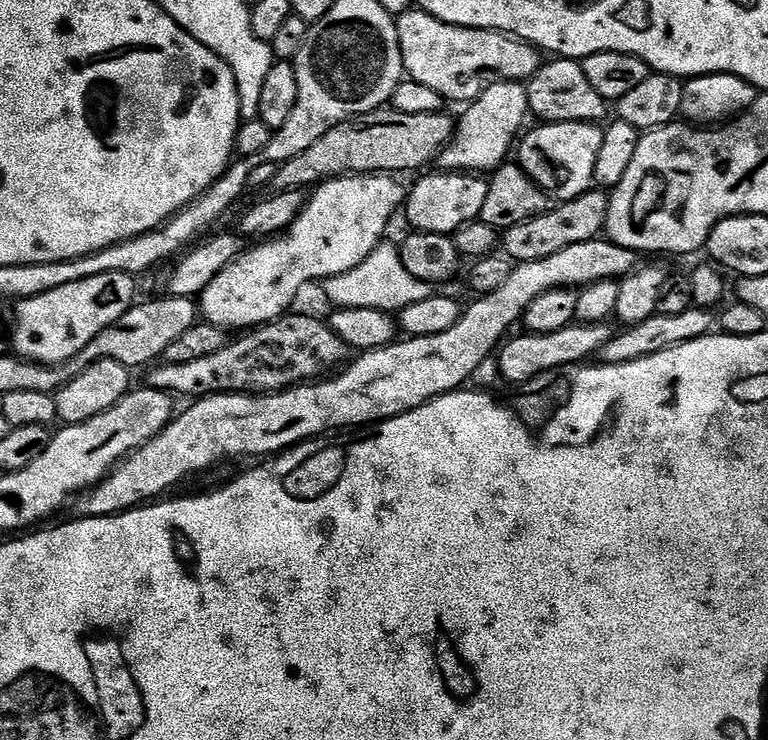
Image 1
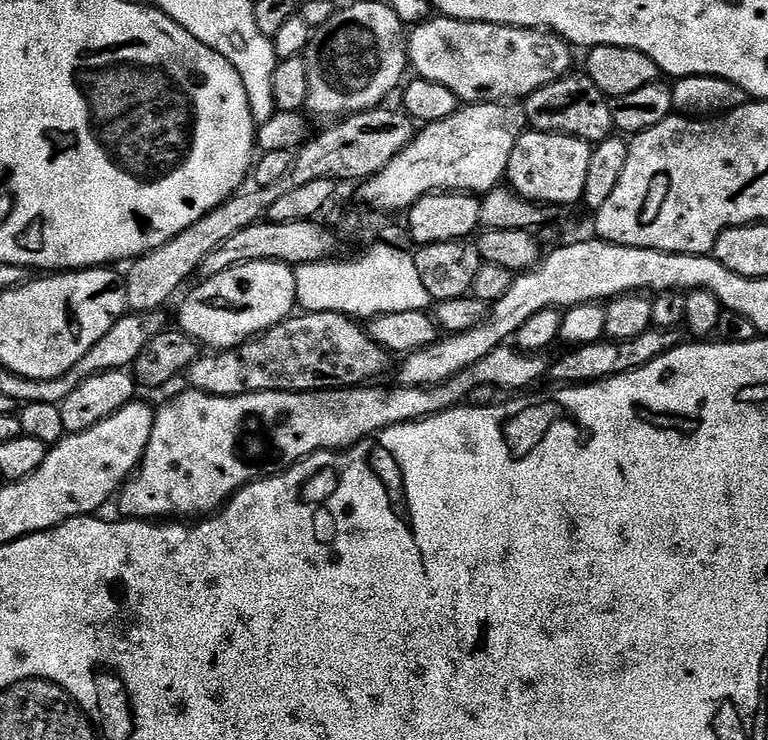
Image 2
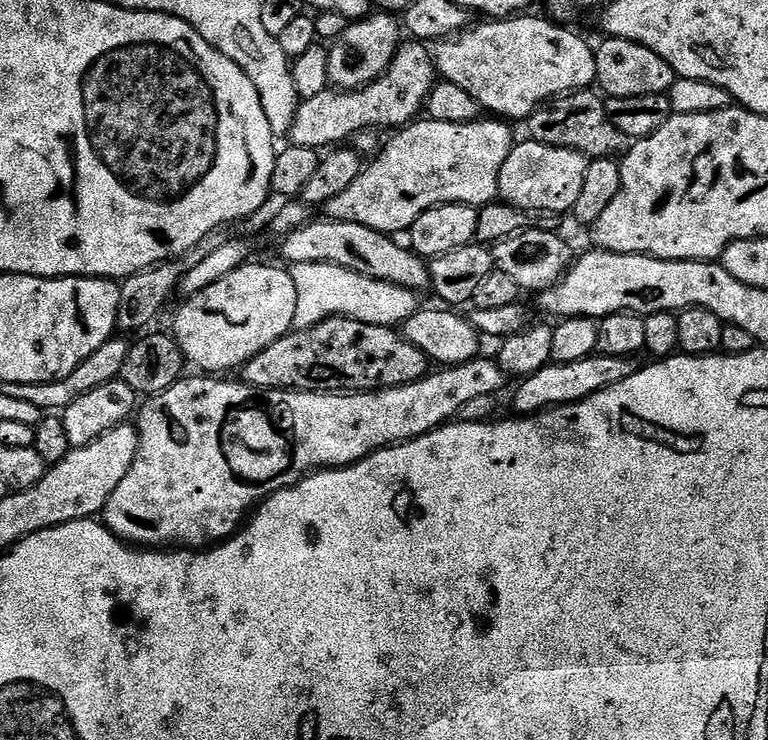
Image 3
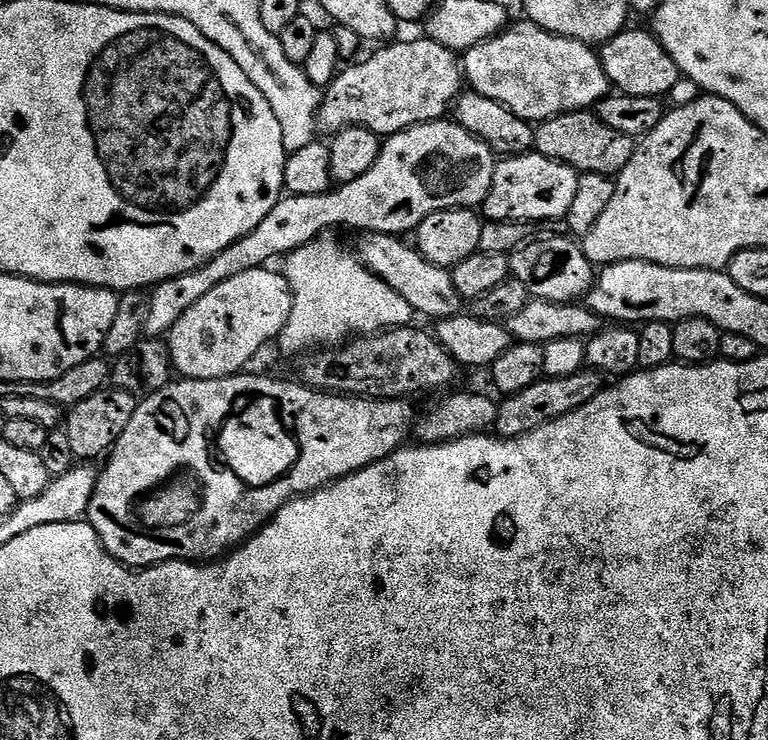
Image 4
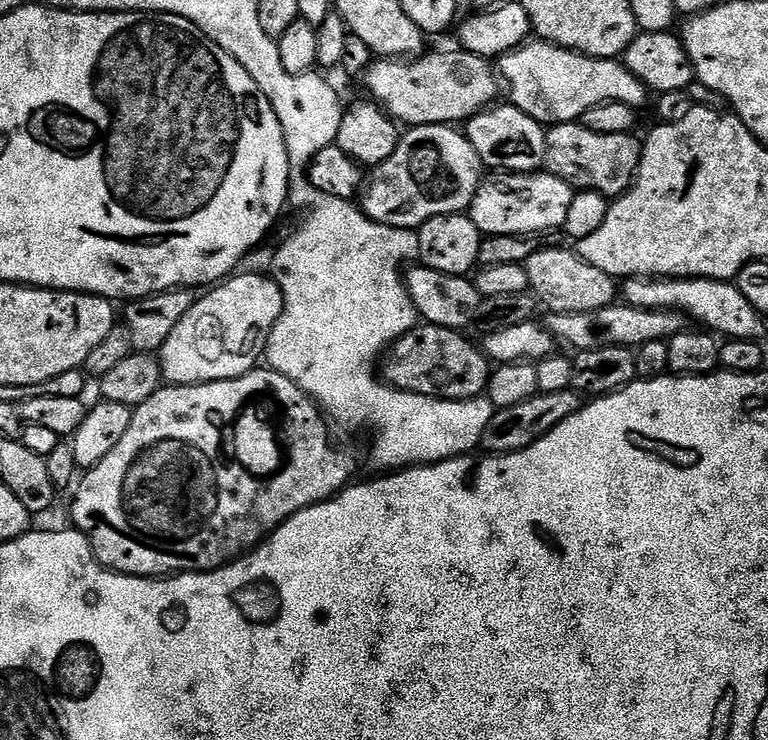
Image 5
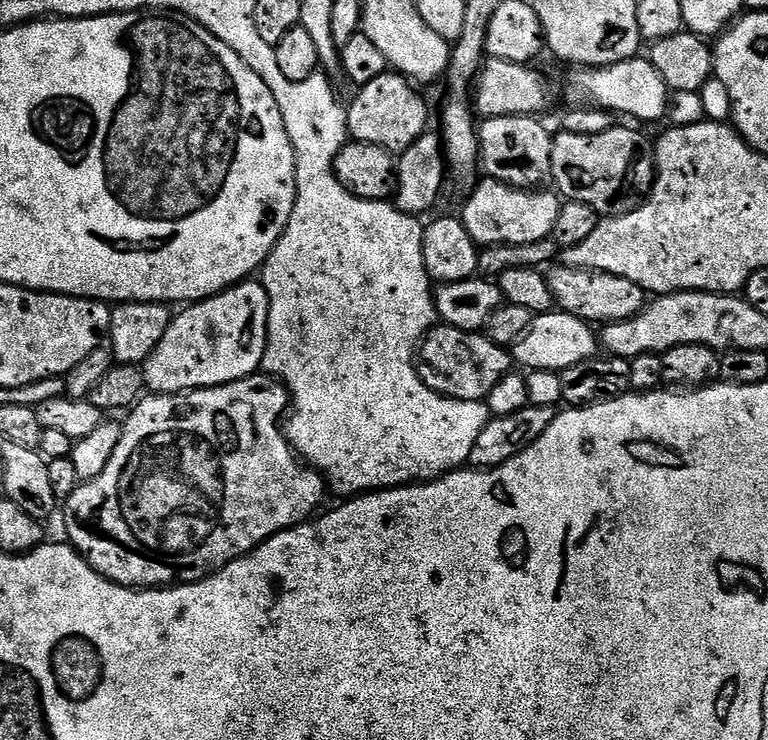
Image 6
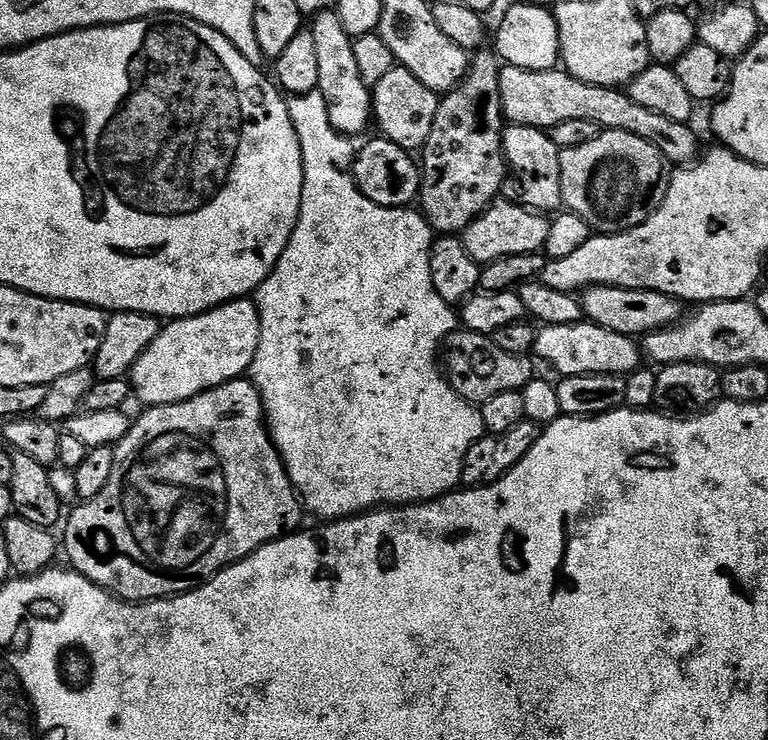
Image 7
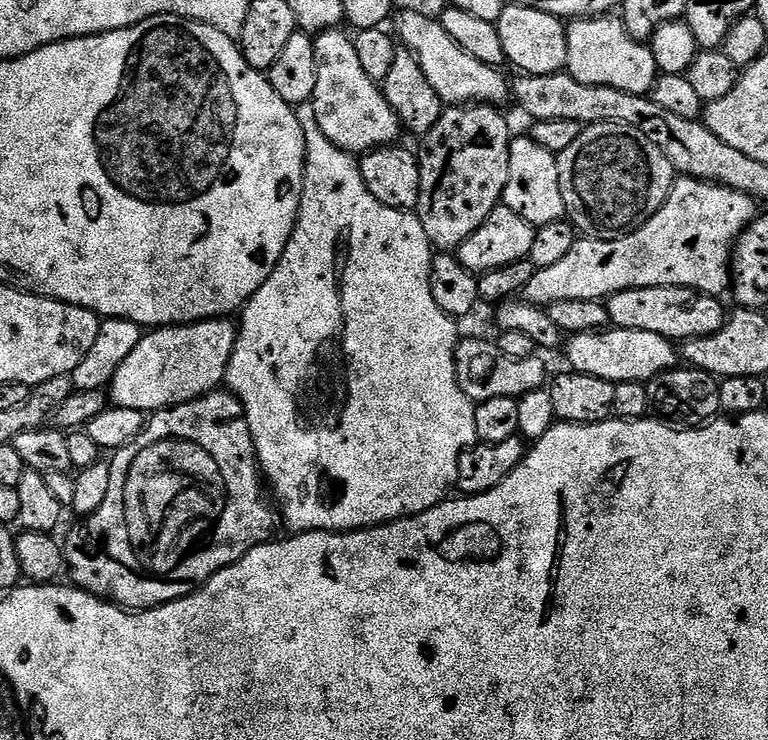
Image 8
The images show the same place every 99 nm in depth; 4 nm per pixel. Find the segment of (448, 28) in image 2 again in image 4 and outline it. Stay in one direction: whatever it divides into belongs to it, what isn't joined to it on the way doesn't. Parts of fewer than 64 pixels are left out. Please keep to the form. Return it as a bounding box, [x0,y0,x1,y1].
[463,22,609,122]

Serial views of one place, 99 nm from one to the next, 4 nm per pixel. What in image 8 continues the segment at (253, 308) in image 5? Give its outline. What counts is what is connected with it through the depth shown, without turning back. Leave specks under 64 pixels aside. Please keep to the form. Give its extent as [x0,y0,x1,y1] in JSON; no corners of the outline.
[110,319,238,414]

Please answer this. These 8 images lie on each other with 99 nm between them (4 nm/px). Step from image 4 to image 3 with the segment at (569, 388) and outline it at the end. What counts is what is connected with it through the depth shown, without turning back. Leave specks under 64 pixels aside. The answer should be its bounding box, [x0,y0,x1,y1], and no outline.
[512,356,642,416]

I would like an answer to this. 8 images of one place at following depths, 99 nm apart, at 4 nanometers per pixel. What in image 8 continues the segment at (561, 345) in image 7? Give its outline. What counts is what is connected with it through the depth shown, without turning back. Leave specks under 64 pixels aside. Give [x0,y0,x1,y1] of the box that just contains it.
[568,326,678,385]

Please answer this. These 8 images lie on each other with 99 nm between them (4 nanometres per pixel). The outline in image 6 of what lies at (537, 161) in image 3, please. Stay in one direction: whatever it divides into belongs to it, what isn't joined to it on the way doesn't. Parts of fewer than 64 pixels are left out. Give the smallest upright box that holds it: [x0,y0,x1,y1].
[462,180,562,248]

